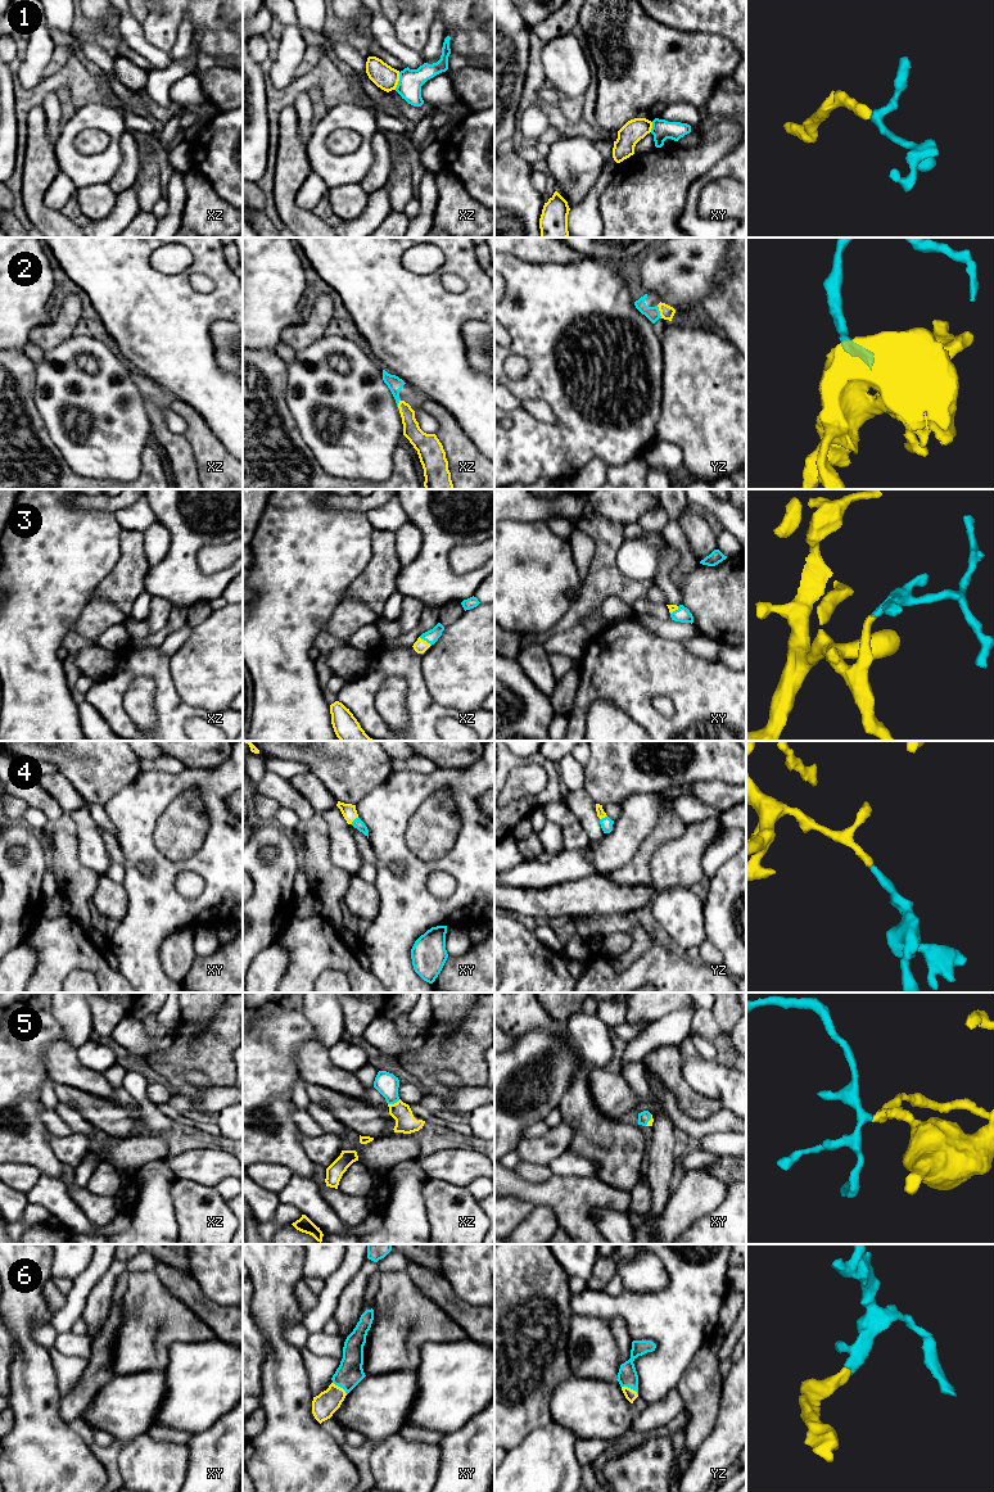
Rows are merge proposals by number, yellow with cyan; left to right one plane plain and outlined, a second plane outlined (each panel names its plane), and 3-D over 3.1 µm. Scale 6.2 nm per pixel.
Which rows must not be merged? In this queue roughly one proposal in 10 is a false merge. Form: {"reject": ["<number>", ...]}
{"reject": ["1"]}

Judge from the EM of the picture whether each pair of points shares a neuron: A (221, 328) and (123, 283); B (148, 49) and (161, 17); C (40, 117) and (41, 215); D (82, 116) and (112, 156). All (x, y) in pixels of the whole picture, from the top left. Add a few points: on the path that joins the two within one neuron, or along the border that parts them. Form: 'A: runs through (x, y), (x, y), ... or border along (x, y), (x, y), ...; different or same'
A: border along (227, 319), (217, 319), (211, 325), (213, 353); different
B: border along (141, 25), (144, 39), (168, 53); different
C: runs through (39, 141), (36, 190); same
D: runs through (95, 116), (114, 134), (114, 143); same

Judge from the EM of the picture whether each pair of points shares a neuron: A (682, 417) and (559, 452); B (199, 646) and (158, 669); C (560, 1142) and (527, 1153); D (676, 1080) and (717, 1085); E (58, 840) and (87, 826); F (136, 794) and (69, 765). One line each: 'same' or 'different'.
A: different
B: different
C: same
D: different
E: different
F: different

